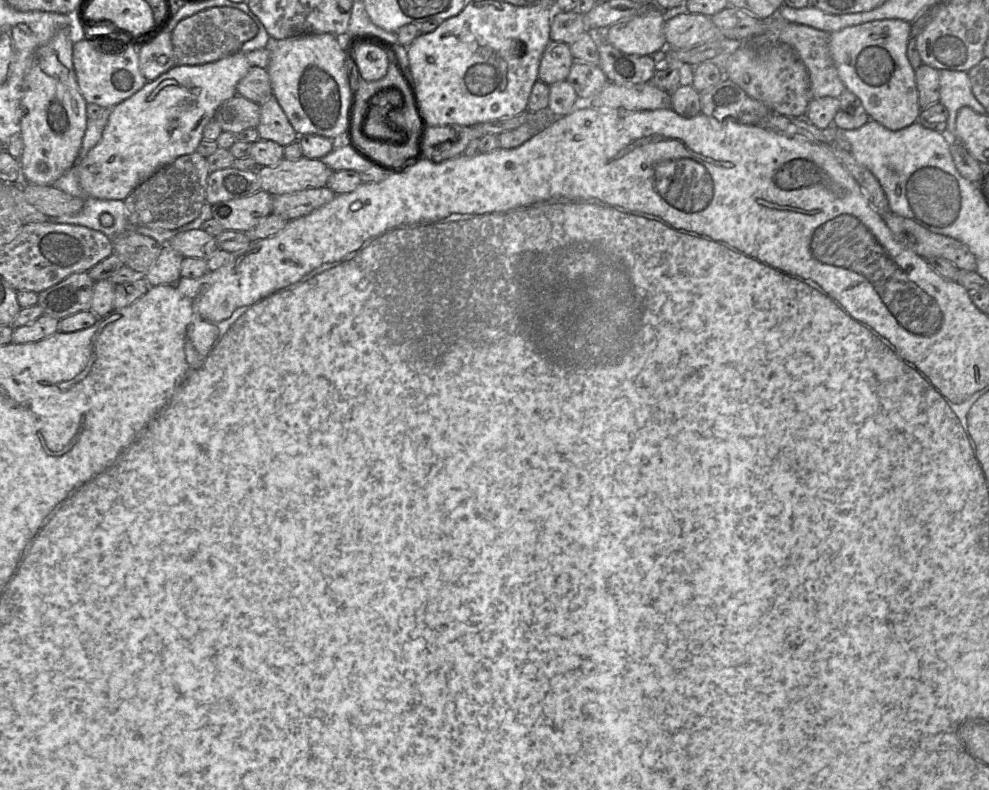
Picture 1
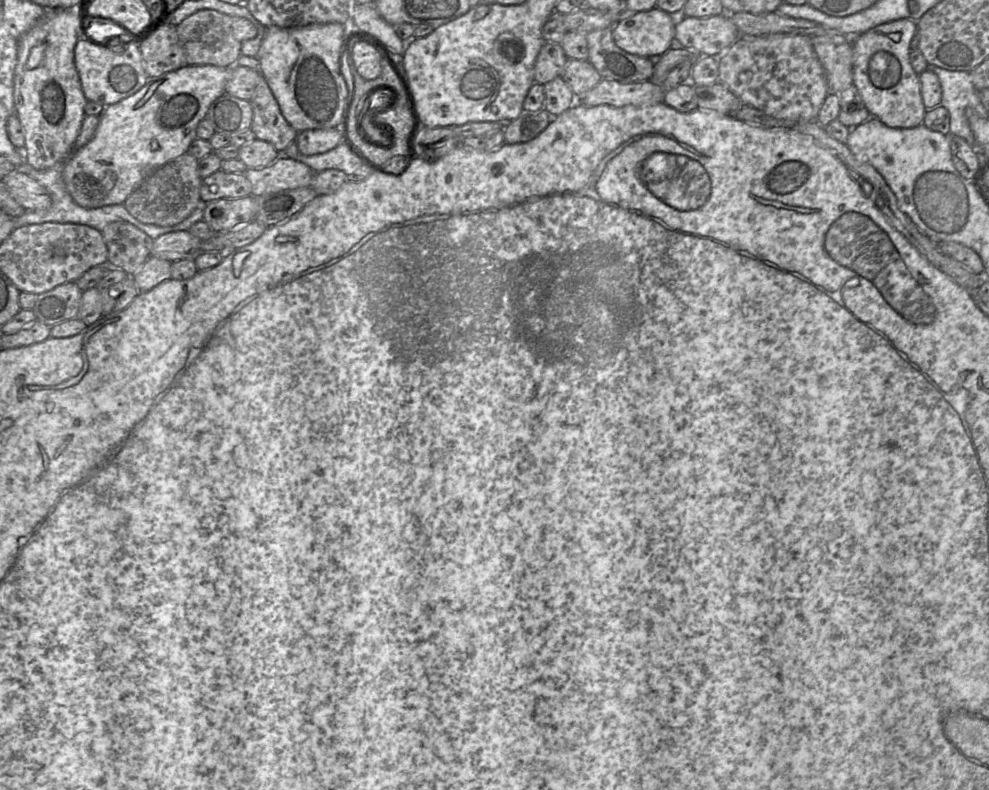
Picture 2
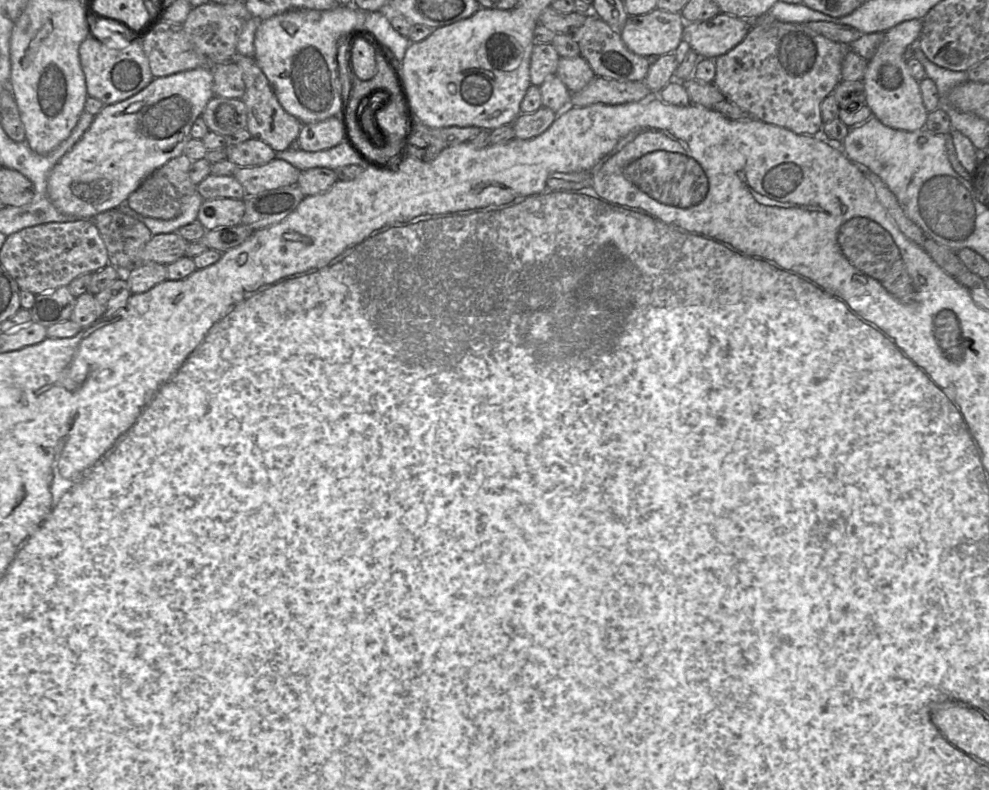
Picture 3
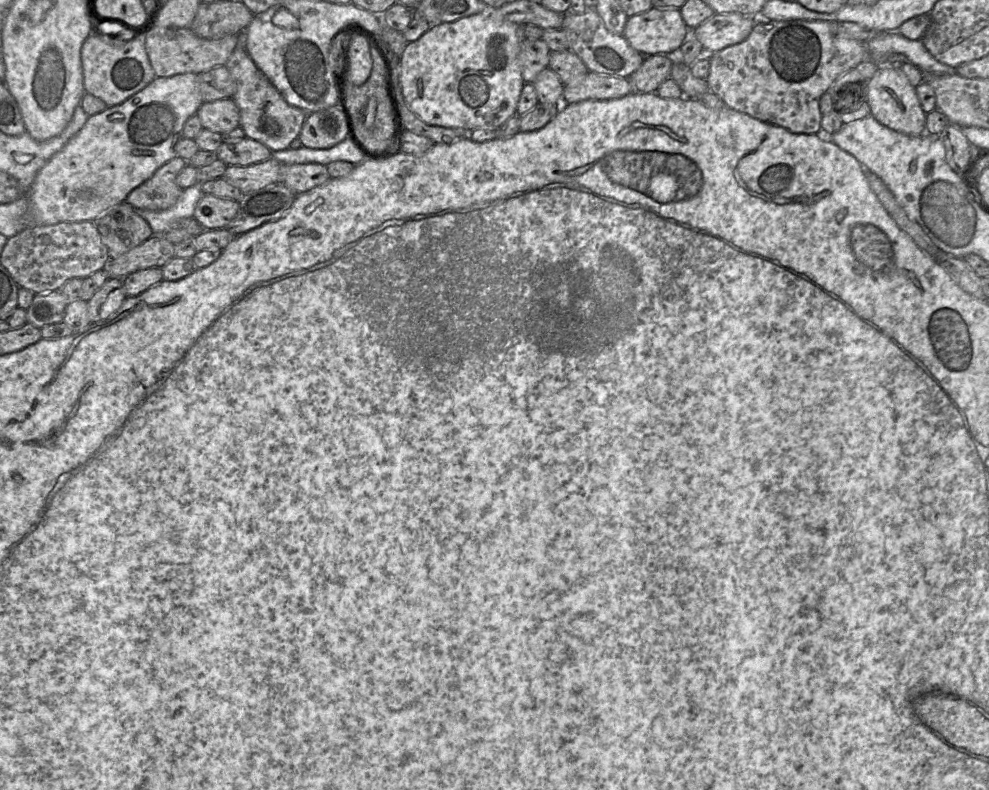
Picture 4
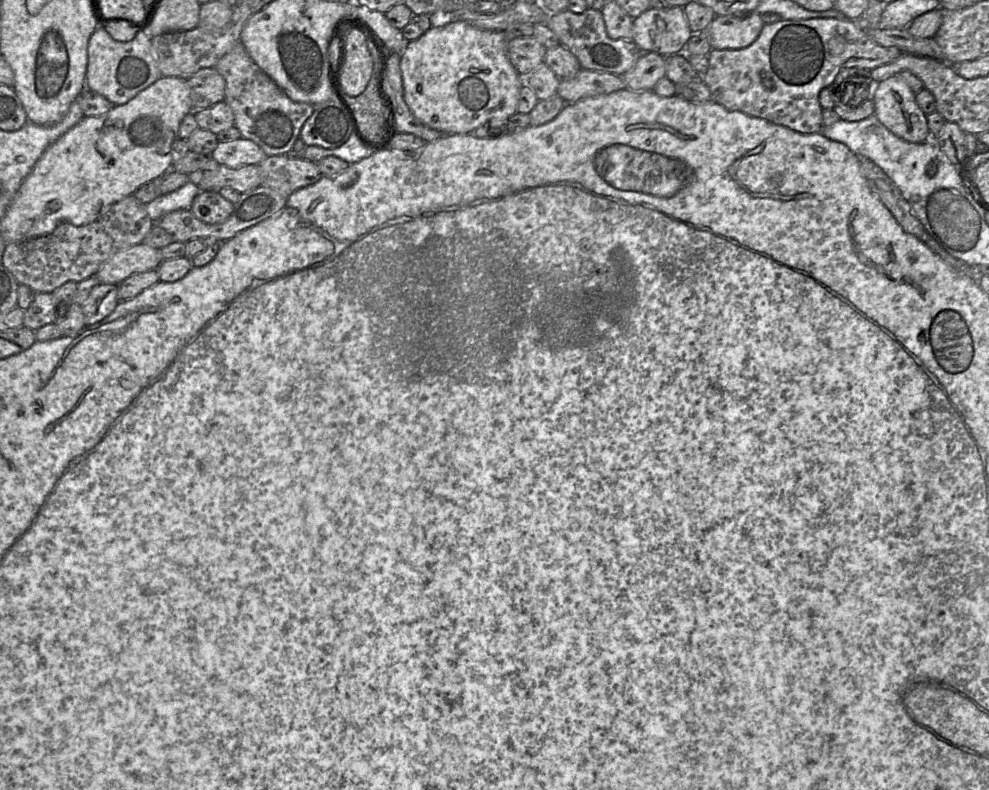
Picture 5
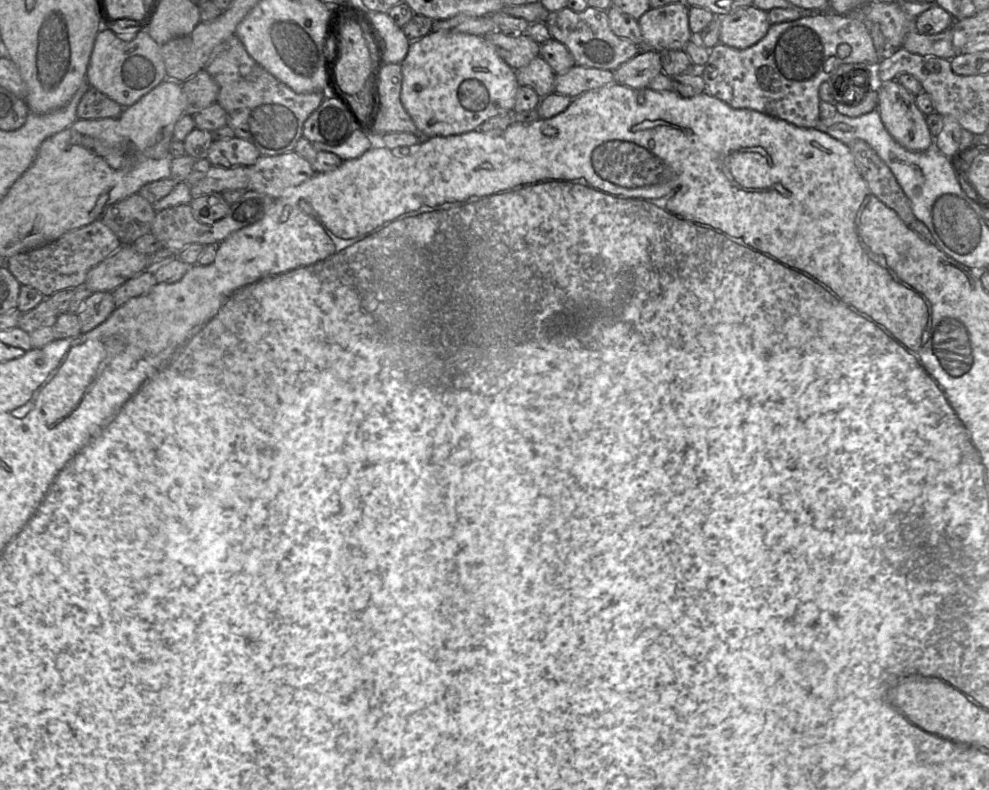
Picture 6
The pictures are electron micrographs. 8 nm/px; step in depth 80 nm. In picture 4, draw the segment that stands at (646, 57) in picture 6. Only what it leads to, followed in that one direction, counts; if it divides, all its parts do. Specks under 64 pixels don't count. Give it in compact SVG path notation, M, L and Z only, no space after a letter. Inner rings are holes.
M651 55L644 59L642 65L629 78L633 91L656 93L659 86L670 78L675 56Z

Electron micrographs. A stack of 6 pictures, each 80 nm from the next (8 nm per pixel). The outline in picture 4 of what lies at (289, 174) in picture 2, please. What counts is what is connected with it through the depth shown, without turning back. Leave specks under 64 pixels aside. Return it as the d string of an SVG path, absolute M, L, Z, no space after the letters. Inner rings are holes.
M271 157L249 166L228 165L222 178L246 194L280 182L280 168L281 163Z

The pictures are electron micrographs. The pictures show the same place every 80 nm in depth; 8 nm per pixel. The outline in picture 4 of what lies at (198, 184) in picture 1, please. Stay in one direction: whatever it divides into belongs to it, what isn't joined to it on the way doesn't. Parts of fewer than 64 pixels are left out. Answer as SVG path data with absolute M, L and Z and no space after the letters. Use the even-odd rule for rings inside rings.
M176 156L164 165L144 183L132 190L126 202L137 209L161 211L172 207L179 199L183 189L176 178L187 165L187 161Z

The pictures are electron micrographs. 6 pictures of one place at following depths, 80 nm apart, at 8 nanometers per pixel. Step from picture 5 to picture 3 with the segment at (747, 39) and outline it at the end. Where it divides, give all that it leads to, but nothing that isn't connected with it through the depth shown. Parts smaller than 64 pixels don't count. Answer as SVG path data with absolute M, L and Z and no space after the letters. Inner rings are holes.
M725 13L683 28L683 43L700 58L716 59L739 44L751 29L752 20Z

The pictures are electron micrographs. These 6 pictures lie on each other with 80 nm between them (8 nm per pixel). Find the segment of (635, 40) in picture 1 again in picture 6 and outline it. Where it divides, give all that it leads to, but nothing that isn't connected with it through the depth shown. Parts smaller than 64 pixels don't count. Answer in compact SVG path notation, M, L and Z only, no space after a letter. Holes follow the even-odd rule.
M684 2L650 8L637 21L645 49L683 50L690 41L689 6Z

